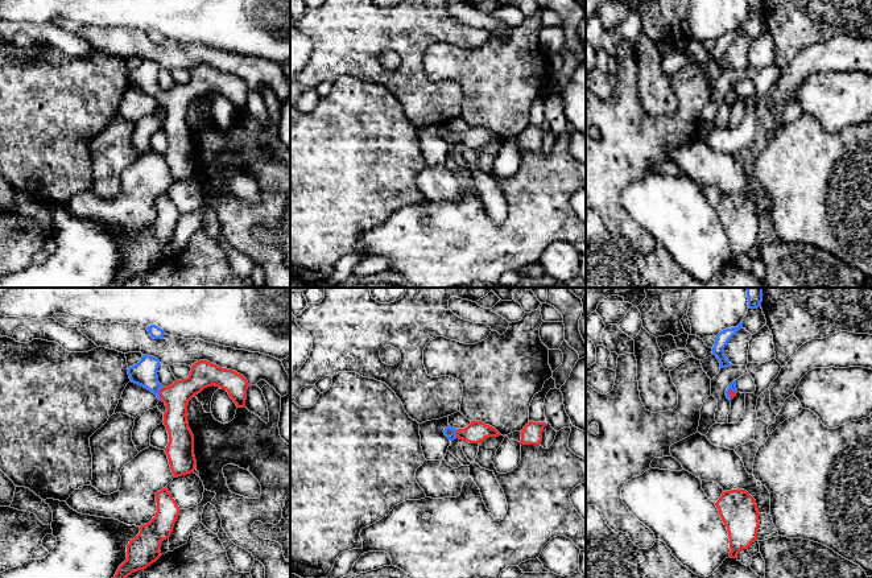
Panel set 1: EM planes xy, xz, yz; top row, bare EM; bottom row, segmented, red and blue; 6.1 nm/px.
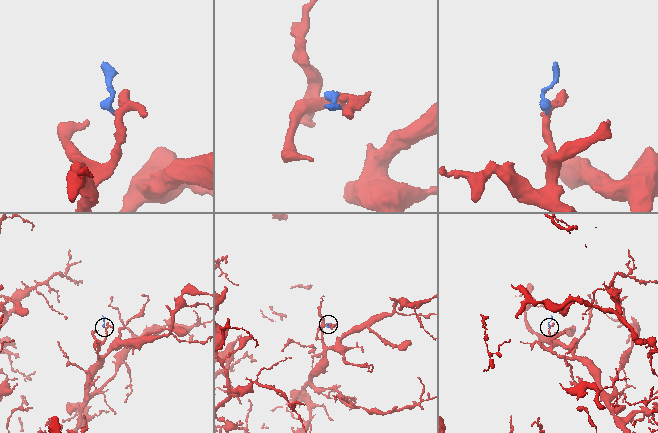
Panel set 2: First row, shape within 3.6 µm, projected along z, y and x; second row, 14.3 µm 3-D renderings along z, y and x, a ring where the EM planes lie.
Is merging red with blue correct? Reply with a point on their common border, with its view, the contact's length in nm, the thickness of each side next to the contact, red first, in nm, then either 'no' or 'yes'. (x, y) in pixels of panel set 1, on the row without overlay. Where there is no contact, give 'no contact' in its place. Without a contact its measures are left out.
meets red in xy at (160, 98); contact 90 nm long; 160 nm thick on the red side, 150 nm on the other; yes

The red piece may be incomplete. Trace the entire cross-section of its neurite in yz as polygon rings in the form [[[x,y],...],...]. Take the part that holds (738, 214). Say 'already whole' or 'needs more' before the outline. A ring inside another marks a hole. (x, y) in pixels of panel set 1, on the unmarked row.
already whole | [[[737,193],[724,195],[715,210],[727,231],[730,261],[737,263],[740,255],[757,245],[760,216],[756,205],[747,195]]]

